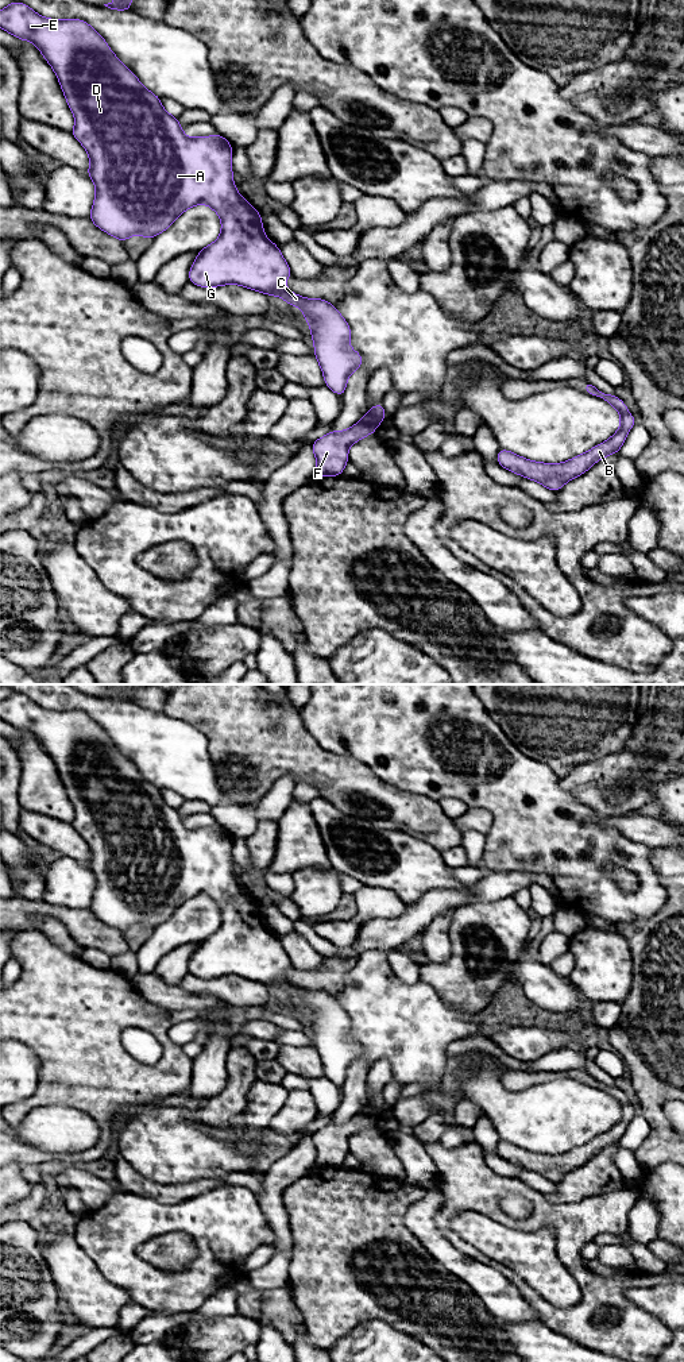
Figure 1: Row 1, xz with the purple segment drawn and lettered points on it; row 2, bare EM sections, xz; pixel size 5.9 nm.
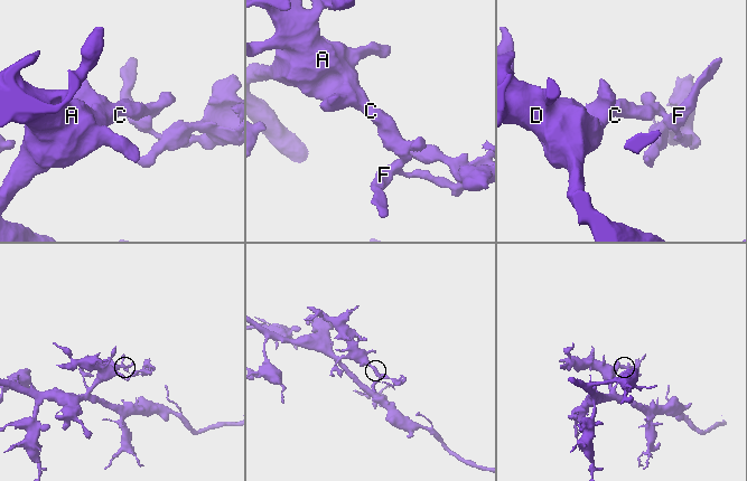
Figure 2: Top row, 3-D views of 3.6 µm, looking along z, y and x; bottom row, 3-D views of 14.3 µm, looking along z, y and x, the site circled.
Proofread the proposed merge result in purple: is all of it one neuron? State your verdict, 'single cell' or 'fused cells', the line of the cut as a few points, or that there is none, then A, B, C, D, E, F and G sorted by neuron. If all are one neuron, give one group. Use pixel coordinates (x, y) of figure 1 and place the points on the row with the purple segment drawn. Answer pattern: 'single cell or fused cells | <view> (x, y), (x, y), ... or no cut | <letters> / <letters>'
fused cells | xz (367, 412), (377, 424) | A C D E G / B F

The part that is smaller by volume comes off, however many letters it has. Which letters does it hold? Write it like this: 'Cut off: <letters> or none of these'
Cut off: B, F

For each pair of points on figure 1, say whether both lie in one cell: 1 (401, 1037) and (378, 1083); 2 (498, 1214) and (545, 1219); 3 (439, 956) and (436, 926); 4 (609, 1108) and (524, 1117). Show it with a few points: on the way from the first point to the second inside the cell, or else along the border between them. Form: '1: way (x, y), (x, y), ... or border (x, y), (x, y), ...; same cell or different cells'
1: border (386, 1058), (379, 1058), (371, 1067), (366, 1084); different cells
2: way (510, 1222), (533, 1222); same cell
3: way (437, 949), (436, 933); same cell
4: way (587, 1112), (545, 1117); same cell

